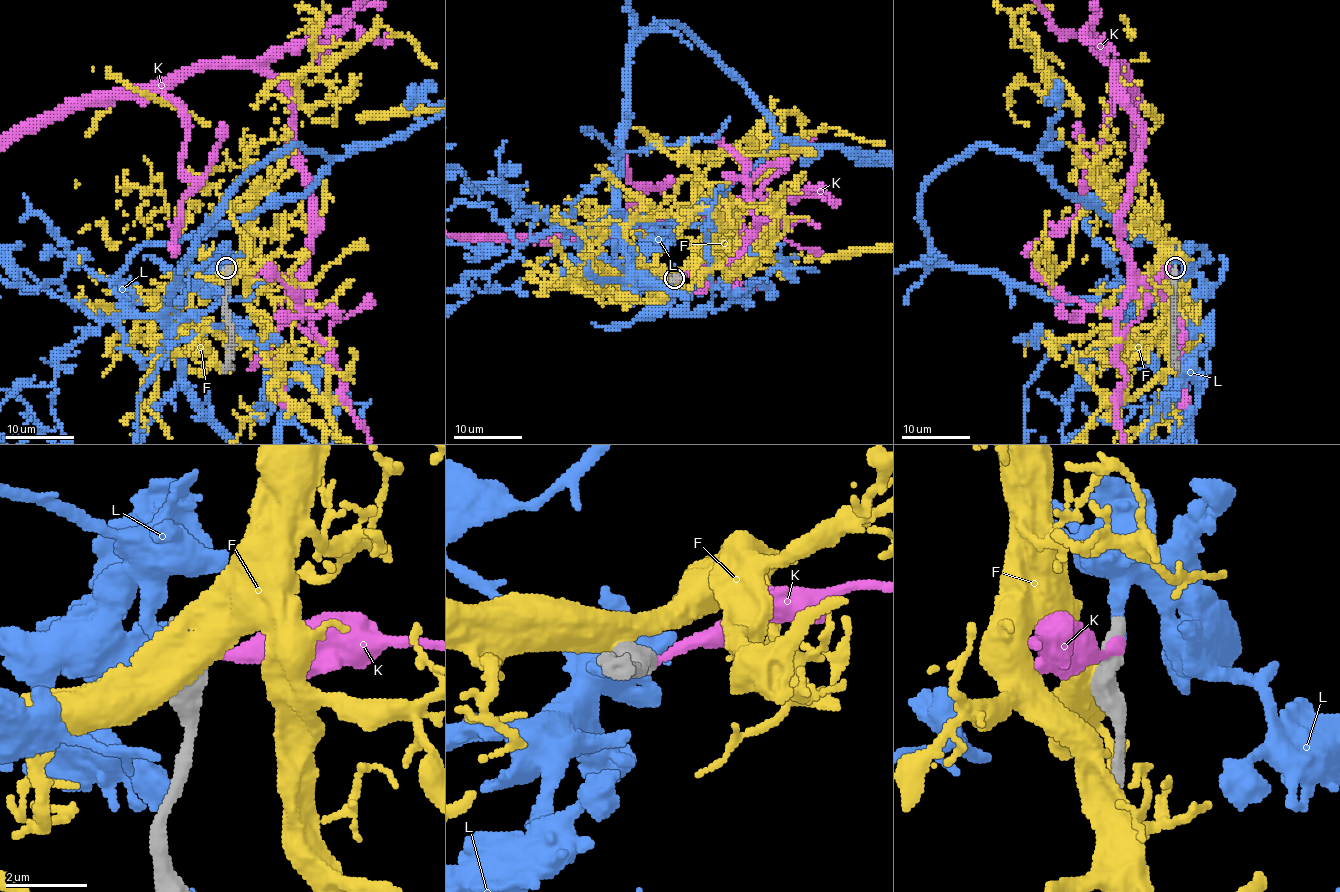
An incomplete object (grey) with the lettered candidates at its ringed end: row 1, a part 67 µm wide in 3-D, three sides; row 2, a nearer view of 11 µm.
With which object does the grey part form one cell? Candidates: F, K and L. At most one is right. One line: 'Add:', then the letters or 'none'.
Add: none

